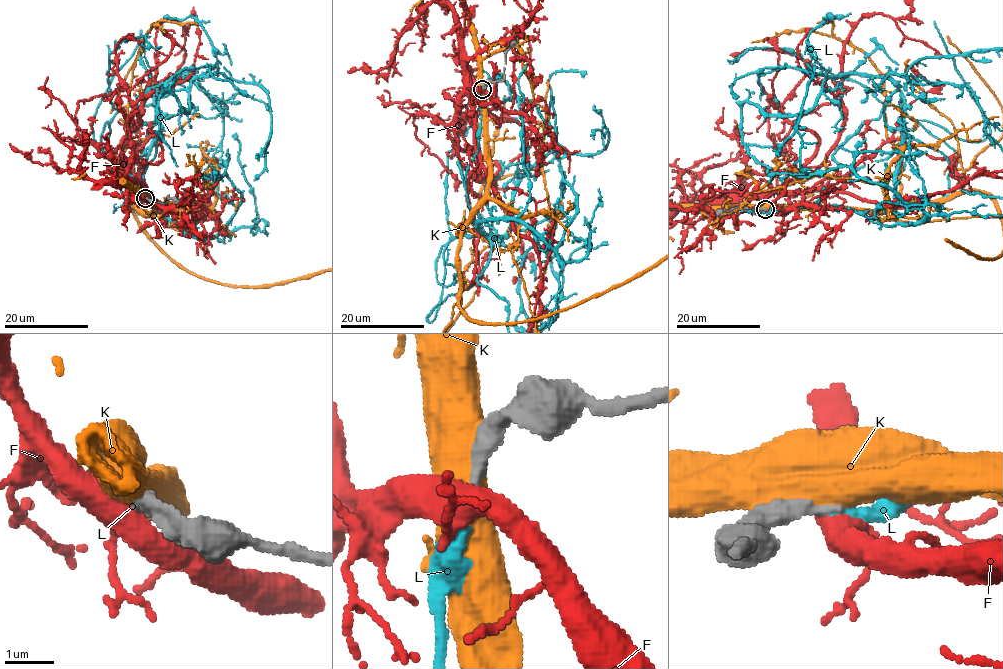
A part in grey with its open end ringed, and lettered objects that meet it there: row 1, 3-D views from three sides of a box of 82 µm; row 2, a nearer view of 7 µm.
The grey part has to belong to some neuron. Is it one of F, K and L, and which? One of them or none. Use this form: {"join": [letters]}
{"join": ["L"]}

